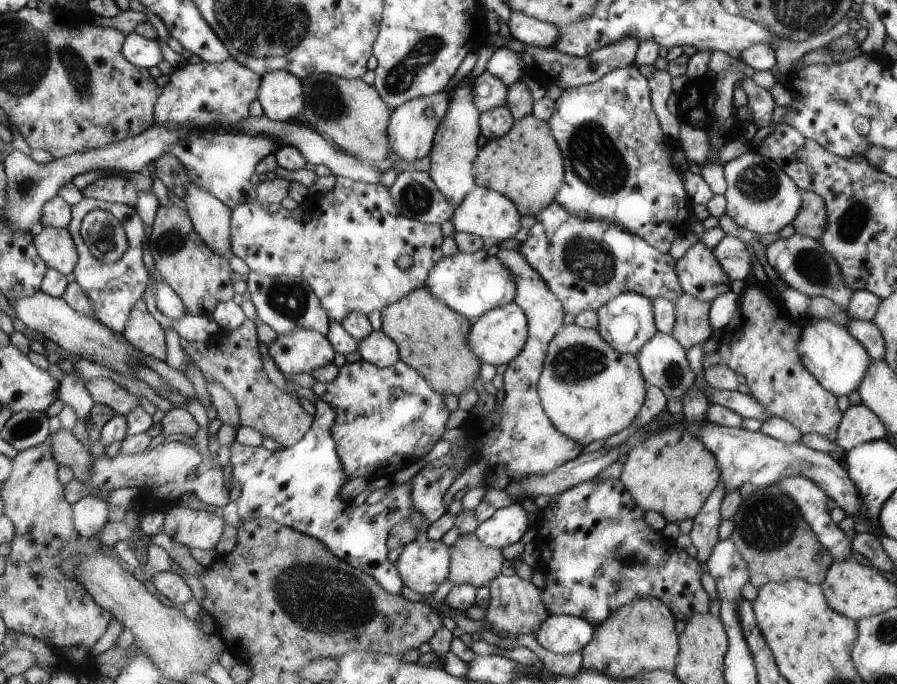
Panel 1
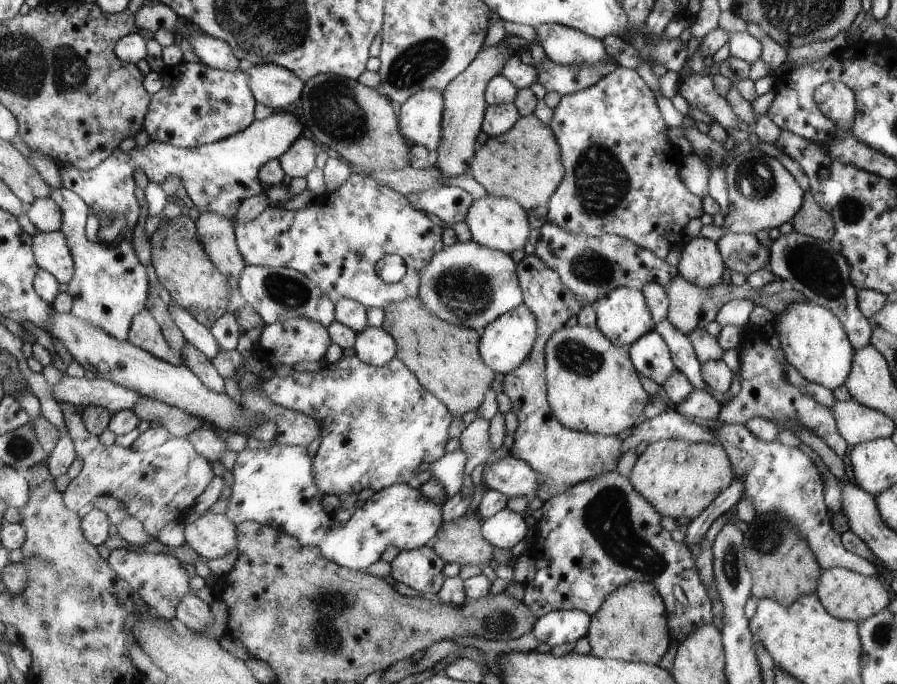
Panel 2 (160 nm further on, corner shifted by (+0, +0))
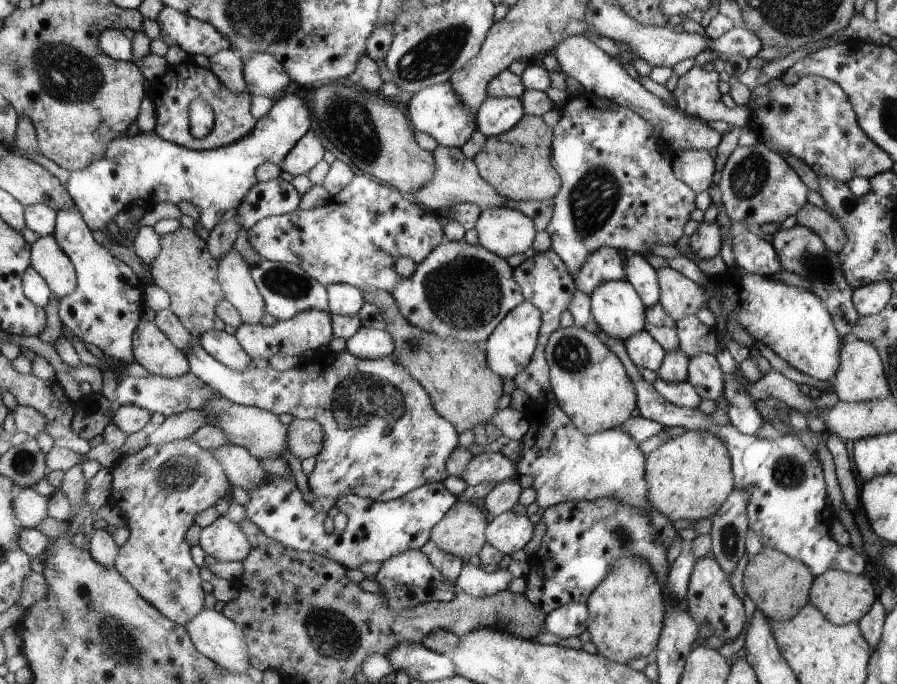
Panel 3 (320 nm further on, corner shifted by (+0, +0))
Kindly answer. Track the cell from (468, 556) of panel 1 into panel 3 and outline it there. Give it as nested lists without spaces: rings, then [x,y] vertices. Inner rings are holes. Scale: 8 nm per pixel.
[[[457,500],[454,506],[448,509],[444,518],[431,530],[432,542],[442,550],[460,558],[465,554],[478,555],[487,541],[486,532],[489,523],[486,521],[486,516],[488,512],[478,502]]]

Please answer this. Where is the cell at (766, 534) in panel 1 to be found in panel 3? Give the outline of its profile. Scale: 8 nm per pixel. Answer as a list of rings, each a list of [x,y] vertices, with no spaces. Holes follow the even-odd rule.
[[[763,547],[757,555],[750,556],[743,573],[743,590],[770,622],[781,623],[810,604],[809,590],[814,579],[811,570],[803,562],[773,548]]]

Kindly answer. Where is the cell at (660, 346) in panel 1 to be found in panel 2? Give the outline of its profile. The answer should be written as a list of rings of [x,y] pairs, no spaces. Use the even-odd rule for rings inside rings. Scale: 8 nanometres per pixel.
[[[654,330],[633,342],[627,351],[641,376],[651,378],[660,386],[676,370],[670,347],[663,335]]]

